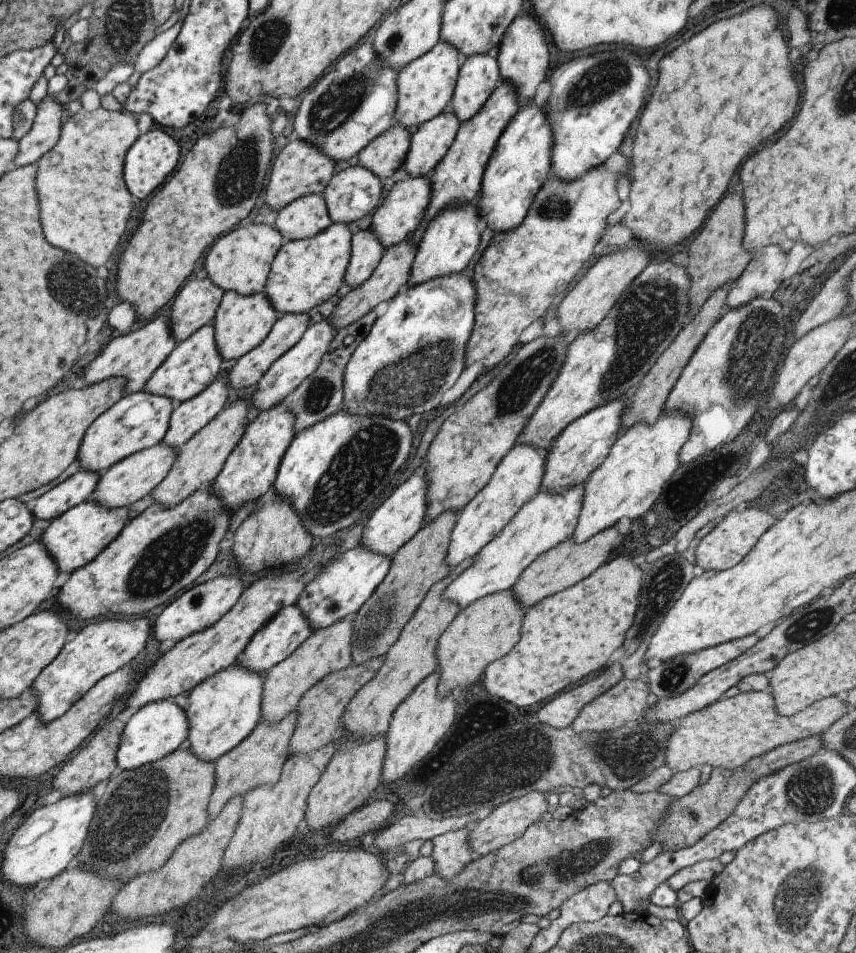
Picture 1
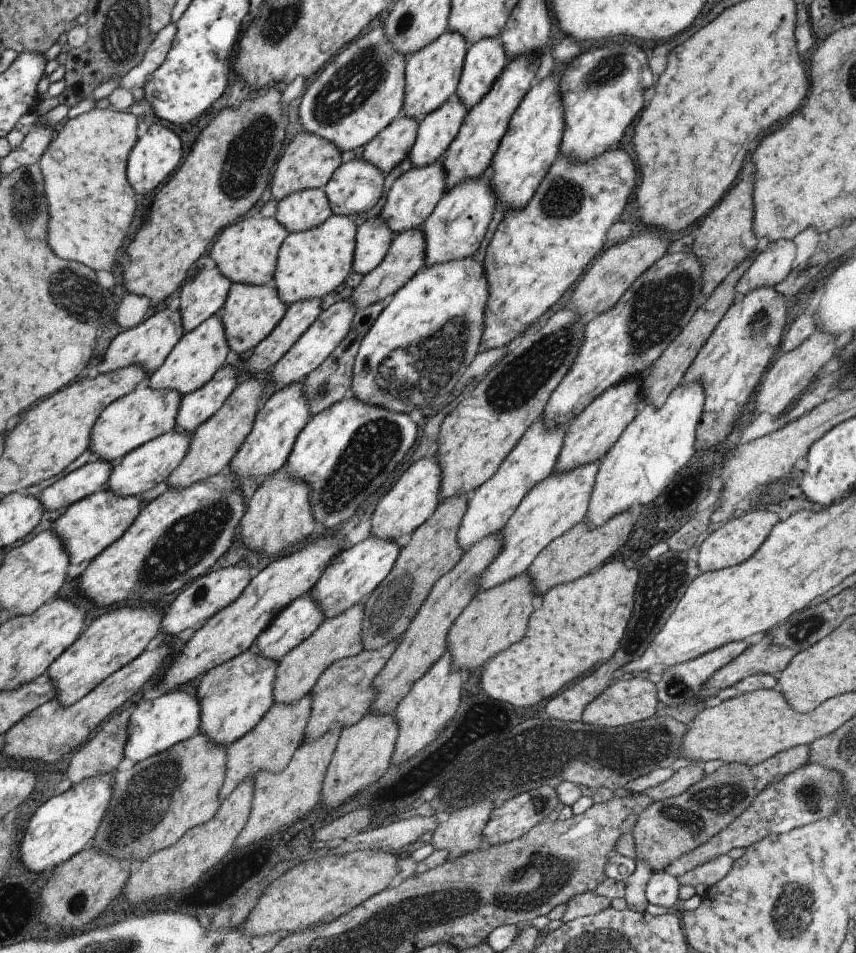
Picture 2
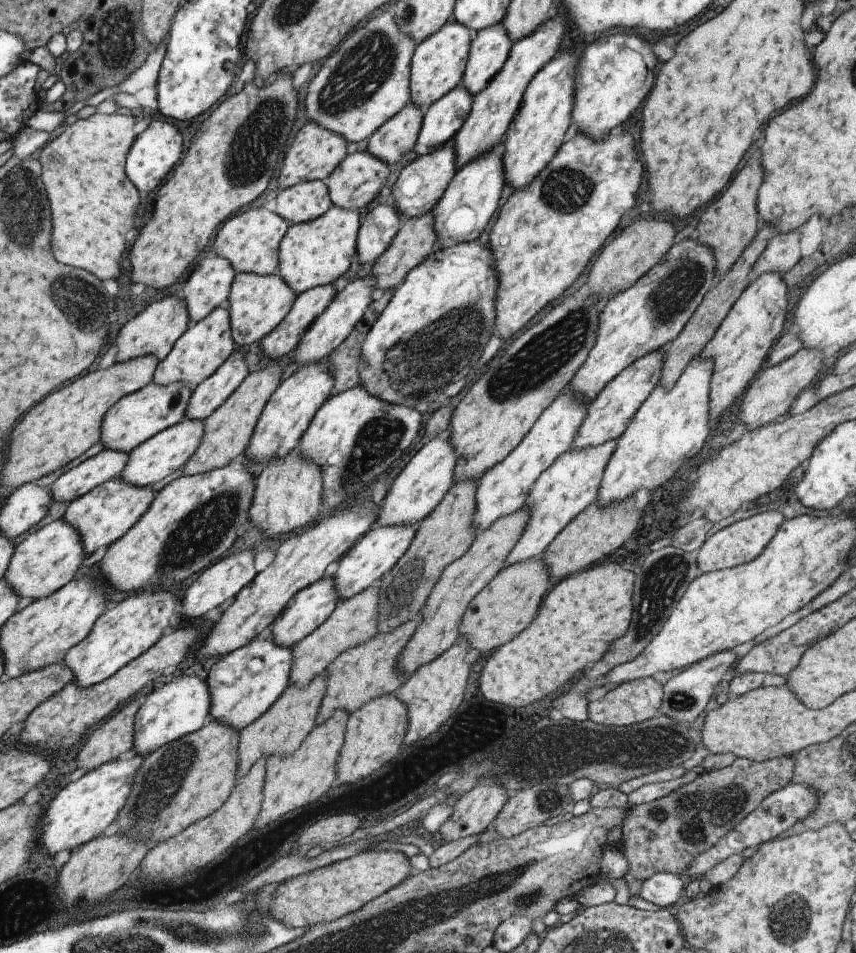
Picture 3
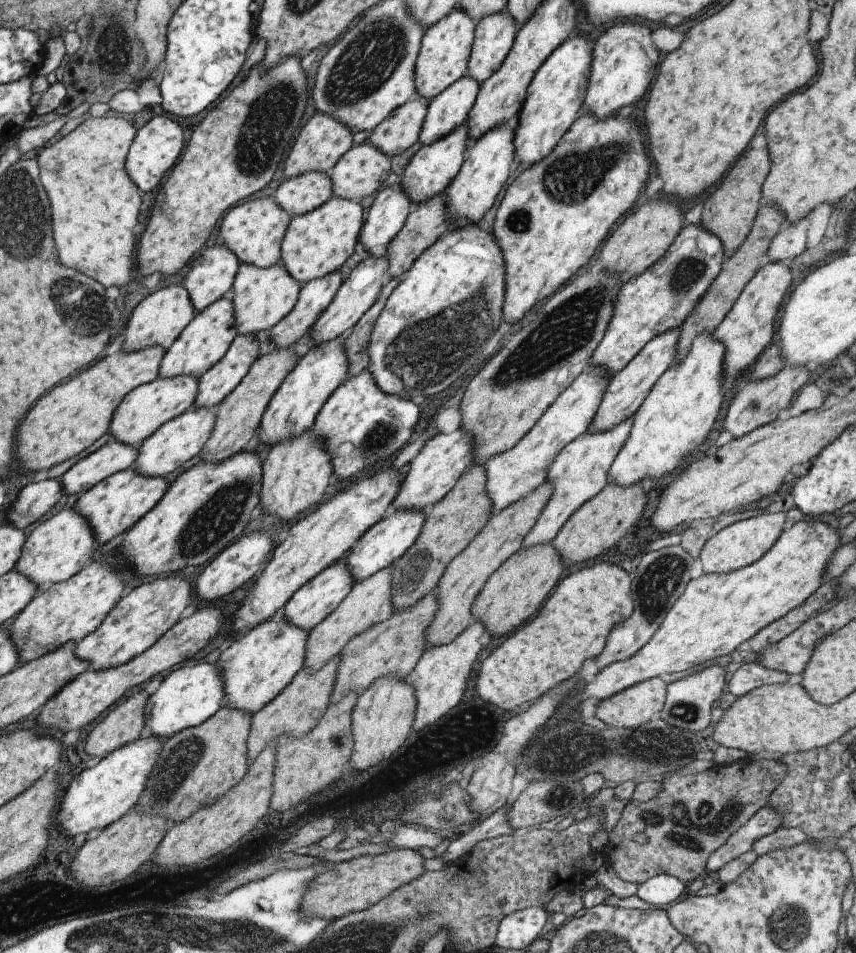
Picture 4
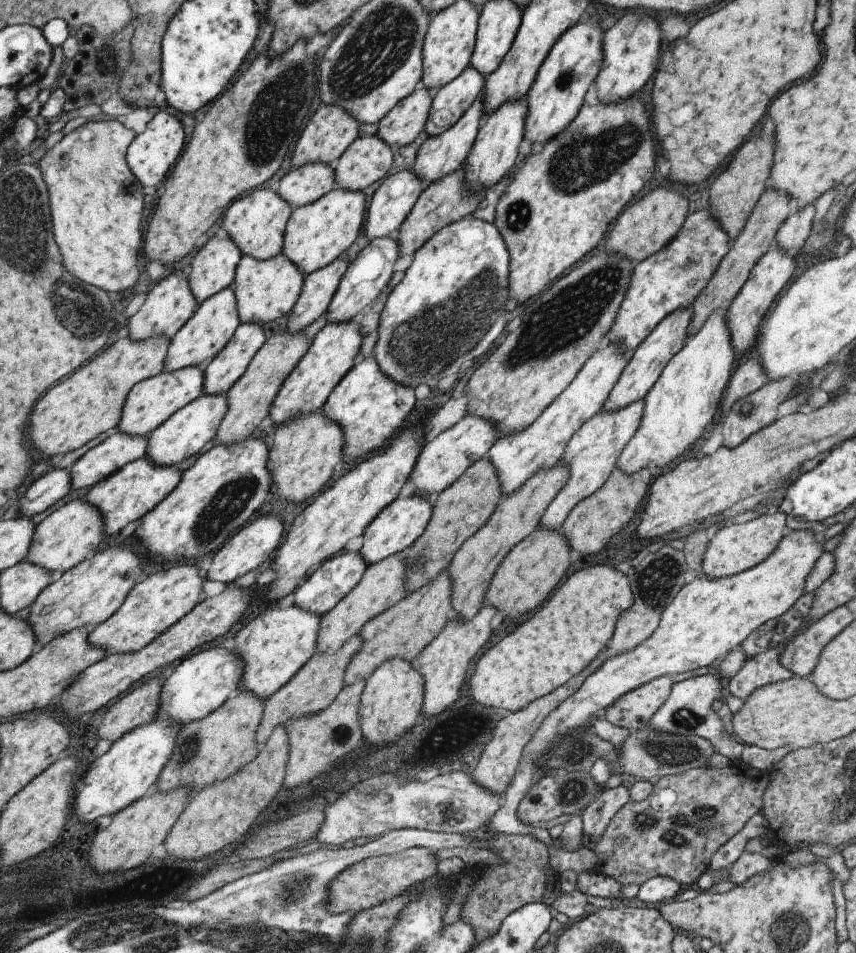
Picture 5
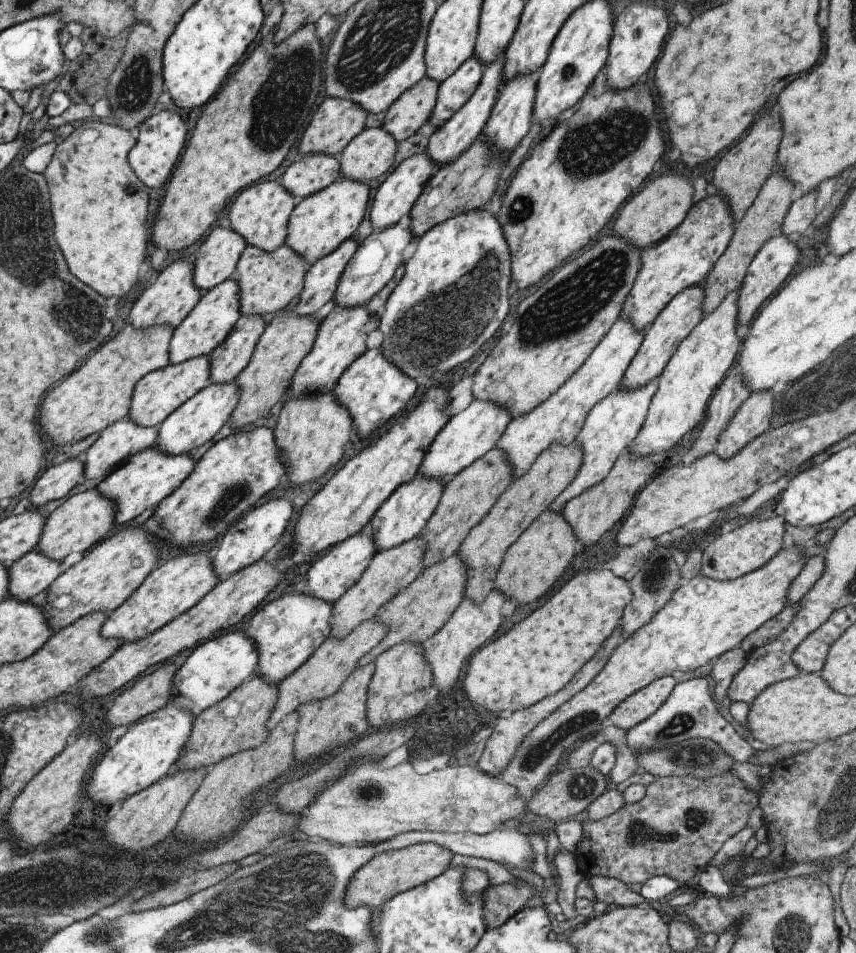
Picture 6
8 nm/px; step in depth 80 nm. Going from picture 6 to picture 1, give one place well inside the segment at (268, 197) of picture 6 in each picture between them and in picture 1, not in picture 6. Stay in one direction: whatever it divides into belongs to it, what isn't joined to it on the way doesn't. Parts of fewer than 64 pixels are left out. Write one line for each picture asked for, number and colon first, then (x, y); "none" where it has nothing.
1: (238, 261)
2: (245, 253)
3: (249, 242)
4: (253, 232)
5: (256, 223)

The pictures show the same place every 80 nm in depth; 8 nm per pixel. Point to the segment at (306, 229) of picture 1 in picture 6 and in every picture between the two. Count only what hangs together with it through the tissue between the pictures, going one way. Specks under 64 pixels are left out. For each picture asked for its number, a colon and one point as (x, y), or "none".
2: (303, 210)
3: (298, 204)
4: (298, 195)
5: (300, 186)
6: (312, 173)

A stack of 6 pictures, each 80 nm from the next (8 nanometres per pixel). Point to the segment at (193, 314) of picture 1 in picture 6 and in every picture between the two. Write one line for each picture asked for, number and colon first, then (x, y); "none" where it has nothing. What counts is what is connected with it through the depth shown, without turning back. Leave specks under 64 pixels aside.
2: (203, 295)
3: (207, 287)
4: (210, 277)
5: (212, 268)
6: (216, 256)

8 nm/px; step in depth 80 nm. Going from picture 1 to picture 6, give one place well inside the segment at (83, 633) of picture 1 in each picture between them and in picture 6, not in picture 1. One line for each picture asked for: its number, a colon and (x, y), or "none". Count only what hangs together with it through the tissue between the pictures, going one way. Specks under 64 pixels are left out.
2: (110, 641)
3: (120, 634)
4: (138, 619)
5: (152, 606)
6: (179, 583)

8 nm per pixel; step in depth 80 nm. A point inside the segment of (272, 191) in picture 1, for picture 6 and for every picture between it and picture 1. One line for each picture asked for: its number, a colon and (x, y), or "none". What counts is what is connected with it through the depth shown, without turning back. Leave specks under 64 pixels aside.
2: (307, 162)
3: (314, 153)
4: (322, 140)
5: (329, 131)
6: (336, 121)

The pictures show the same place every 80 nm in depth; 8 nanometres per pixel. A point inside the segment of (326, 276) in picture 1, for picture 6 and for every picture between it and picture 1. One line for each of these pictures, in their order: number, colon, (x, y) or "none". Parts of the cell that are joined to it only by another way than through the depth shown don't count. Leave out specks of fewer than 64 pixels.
2: (312, 263)
3: (315, 253)
4: (314, 244)
5: (316, 234)
6: (318, 224)

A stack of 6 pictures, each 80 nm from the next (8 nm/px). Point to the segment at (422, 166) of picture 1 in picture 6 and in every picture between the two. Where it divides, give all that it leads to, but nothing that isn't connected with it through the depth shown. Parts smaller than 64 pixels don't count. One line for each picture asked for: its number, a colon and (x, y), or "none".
2: (434, 132)
3: (442, 119)
4: (449, 109)
5: (449, 102)
6: (452, 93)

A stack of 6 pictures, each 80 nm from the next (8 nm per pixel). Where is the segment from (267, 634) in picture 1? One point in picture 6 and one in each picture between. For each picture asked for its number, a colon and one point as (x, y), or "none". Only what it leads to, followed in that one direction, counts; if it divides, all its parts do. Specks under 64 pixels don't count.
2: (294, 623)
3: (305, 610)
4: (312, 602)
5: (335, 577)
6: (328, 577)

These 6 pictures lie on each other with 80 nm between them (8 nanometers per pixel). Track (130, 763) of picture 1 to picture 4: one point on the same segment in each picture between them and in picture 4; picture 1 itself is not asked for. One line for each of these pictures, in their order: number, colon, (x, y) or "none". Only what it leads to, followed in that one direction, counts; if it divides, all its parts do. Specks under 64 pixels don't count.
2: (154, 726)
3: (180, 707)
4: (187, 696)

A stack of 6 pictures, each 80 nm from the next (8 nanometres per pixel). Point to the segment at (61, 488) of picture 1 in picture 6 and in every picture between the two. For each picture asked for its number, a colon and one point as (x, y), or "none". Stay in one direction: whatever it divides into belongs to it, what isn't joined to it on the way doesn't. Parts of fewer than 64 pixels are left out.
2: (89, 478)
3: (106, 464)
4: (113, 457)
5: (98, 462)
6: (117, 442)

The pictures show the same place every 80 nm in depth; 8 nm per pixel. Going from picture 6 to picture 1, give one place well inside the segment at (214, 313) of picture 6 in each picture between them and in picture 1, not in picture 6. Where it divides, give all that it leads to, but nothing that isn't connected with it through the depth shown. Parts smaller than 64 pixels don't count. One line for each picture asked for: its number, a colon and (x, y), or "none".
1: (193, 364)
2: (197, 355)
3: (204, 345)
4: (203, 342)
5: (214, 321)

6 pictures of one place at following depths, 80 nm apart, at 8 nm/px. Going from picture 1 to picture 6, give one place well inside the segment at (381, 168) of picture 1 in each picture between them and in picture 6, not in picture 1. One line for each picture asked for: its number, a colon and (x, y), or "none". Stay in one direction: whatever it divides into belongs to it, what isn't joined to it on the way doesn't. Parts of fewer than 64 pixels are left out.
2: (389, 146)
3: (392, 139)
4: (398, 131)
5: (402, 123)
6: (412, 108)

